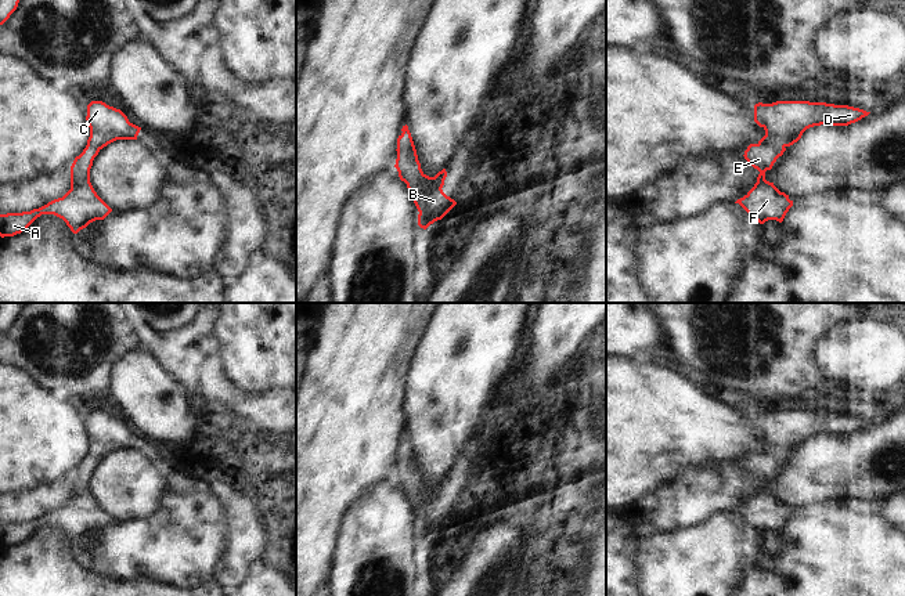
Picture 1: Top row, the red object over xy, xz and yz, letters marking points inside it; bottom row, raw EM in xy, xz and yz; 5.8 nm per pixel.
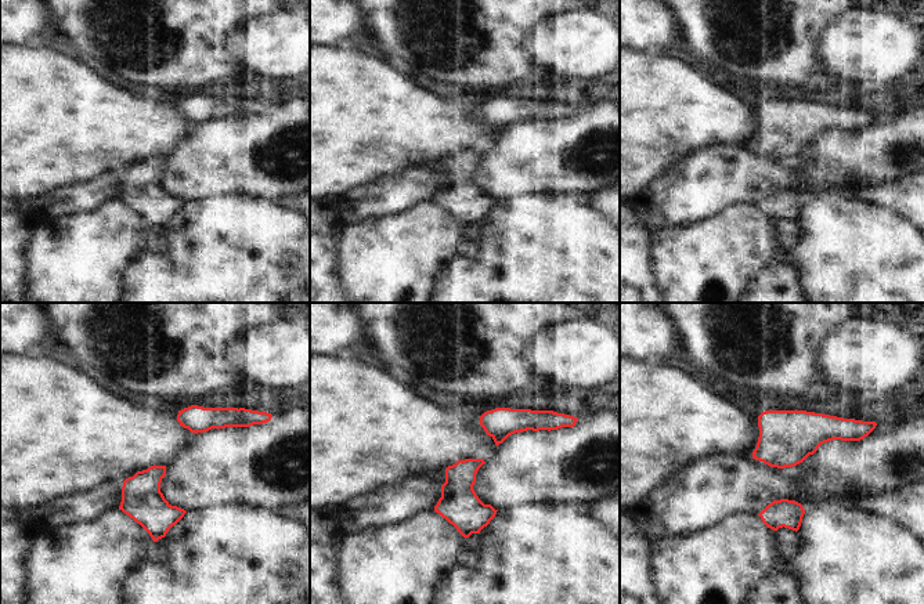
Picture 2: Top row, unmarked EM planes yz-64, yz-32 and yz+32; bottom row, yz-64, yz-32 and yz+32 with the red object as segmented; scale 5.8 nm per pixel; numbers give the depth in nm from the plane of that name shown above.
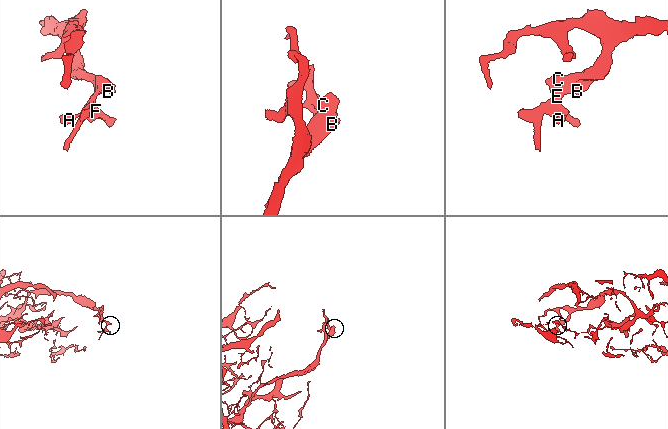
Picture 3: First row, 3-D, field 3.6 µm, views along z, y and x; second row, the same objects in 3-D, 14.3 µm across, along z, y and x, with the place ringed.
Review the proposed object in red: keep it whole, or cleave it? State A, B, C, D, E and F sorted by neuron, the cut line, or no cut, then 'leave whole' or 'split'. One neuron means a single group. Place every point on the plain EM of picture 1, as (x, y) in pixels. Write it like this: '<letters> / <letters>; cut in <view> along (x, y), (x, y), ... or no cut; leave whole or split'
A B C D E F; no cut; leave whole

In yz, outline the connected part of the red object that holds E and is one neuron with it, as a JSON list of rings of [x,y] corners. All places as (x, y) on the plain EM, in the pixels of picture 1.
[[[826,412],[756,413],[754,431],[765,440],[765,445],[757,454],[750,454],[743,466],[760,484],[754,496],[735,513],[739,513],[760,534],[768,530],[782,532],[793,510],[774,492],[765,490],[765,481],[772,478],[776,469],[787,456],[797,452],[807,438],[821,434],[848,436],[869,423],[859,418]]]

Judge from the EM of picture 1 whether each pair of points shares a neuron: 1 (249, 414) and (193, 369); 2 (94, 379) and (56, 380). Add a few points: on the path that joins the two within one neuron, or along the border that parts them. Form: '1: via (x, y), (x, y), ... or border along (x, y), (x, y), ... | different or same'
1: via (235, 405), (206, 382) | same
2: via (85, 379), (65, 379) | same

